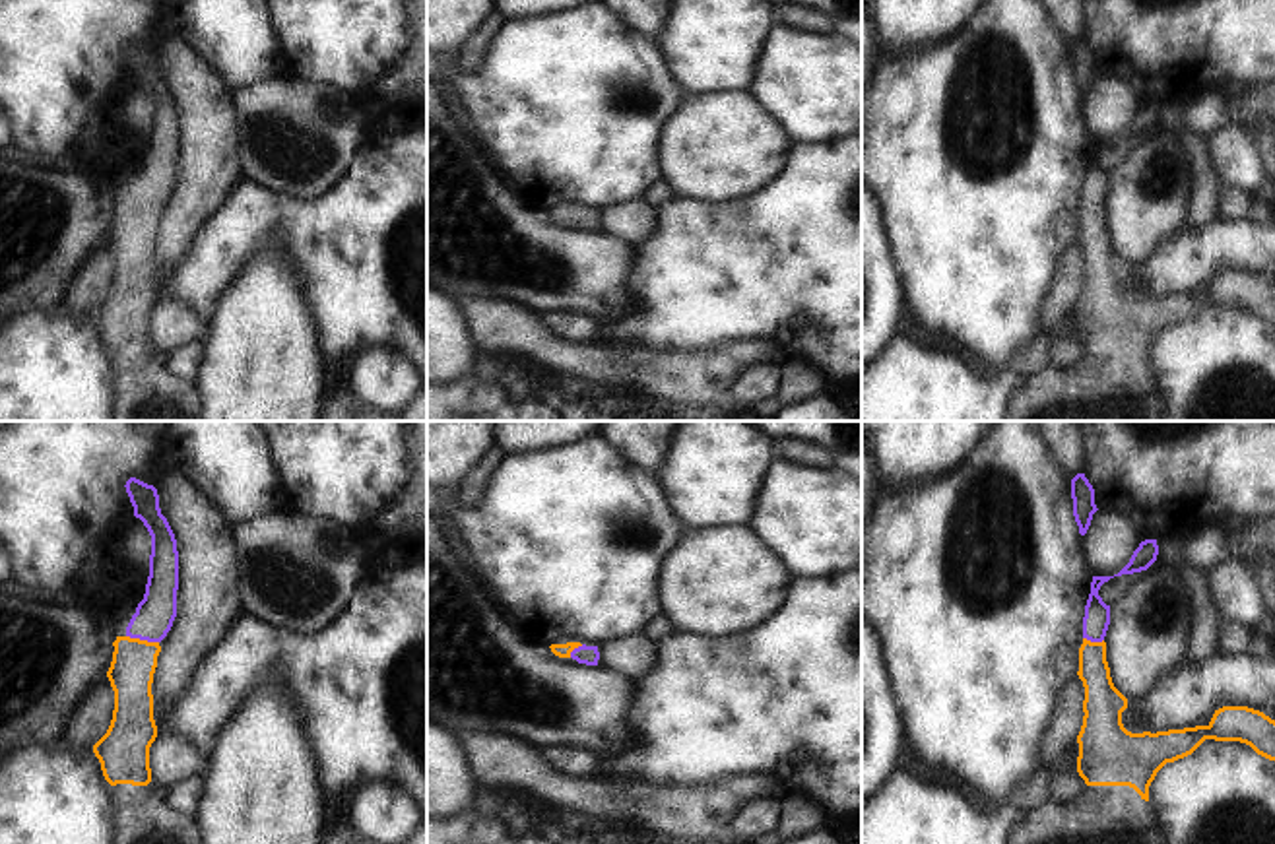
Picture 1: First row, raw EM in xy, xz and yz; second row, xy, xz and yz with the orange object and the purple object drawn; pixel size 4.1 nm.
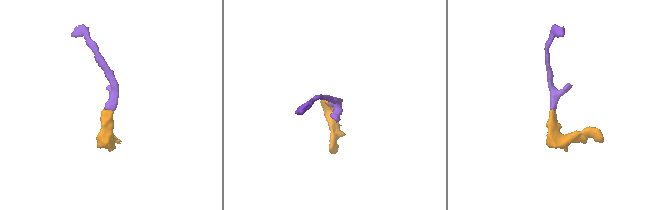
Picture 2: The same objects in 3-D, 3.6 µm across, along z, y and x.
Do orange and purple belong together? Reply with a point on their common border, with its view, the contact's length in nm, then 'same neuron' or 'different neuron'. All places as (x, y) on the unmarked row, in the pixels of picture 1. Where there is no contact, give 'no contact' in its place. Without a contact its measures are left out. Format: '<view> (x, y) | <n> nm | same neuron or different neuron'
xy (142, 206) | 140 nm | same neuron

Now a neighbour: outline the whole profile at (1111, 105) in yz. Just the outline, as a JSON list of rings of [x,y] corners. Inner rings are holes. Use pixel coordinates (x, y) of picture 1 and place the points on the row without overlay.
[[[1096,76],[1083,101],[1093,142],[1114,142],[1141,109],[1137,91],[1126,80]]]

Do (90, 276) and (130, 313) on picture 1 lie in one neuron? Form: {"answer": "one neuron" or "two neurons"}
{"answer": "two neurons"}

